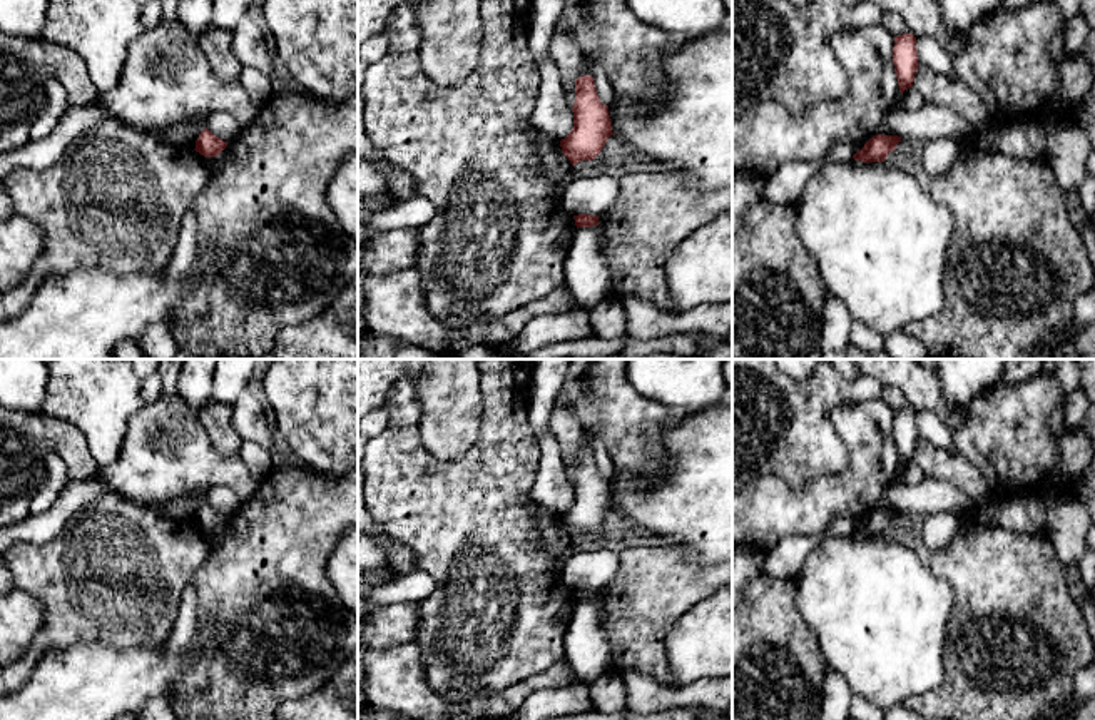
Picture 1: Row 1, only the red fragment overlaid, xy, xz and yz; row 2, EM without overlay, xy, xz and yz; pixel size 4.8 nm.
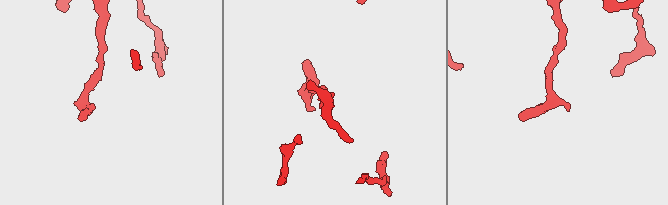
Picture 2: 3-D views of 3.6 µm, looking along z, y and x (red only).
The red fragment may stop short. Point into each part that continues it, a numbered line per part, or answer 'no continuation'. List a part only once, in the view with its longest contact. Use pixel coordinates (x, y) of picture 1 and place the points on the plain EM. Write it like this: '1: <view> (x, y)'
1: xz (587, 649)

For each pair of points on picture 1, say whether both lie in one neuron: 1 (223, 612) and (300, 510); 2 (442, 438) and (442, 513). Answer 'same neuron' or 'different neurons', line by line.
1: same neuron
2: different neurons

